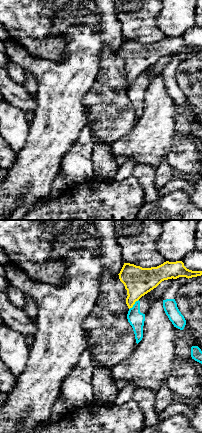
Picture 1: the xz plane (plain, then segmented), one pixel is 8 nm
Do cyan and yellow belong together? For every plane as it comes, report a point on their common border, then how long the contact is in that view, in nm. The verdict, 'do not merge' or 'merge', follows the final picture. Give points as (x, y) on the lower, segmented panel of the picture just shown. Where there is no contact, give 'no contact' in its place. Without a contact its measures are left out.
meets cyan at (134, 304); contact 120 nm long

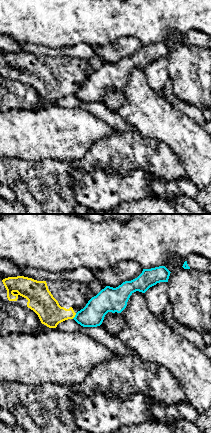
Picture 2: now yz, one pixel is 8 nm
meets cyan at (75, 316); contact 60 nm long

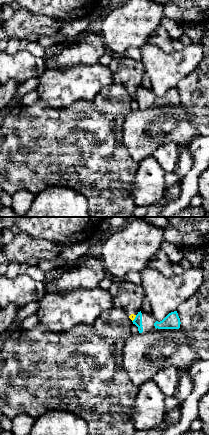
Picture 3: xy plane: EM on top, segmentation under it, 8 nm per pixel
meets cyan at (135, 318); contact 70 nm long

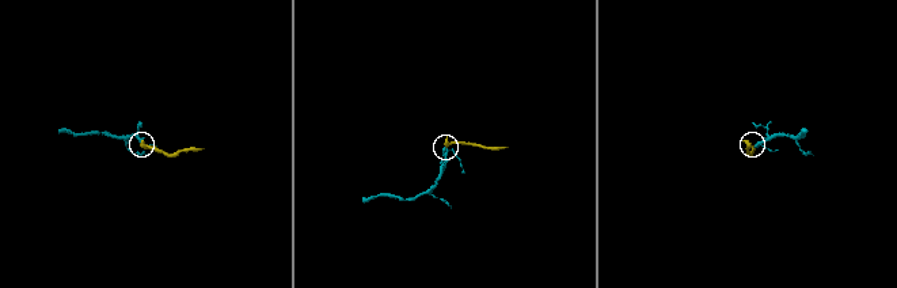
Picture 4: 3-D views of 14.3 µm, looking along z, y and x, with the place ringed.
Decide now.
do not merge

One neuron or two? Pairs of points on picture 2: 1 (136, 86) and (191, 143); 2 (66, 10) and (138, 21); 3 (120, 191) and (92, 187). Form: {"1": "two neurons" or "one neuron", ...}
{"1": "one neuron", "2": "one neuron", "3": "one neuron"}

